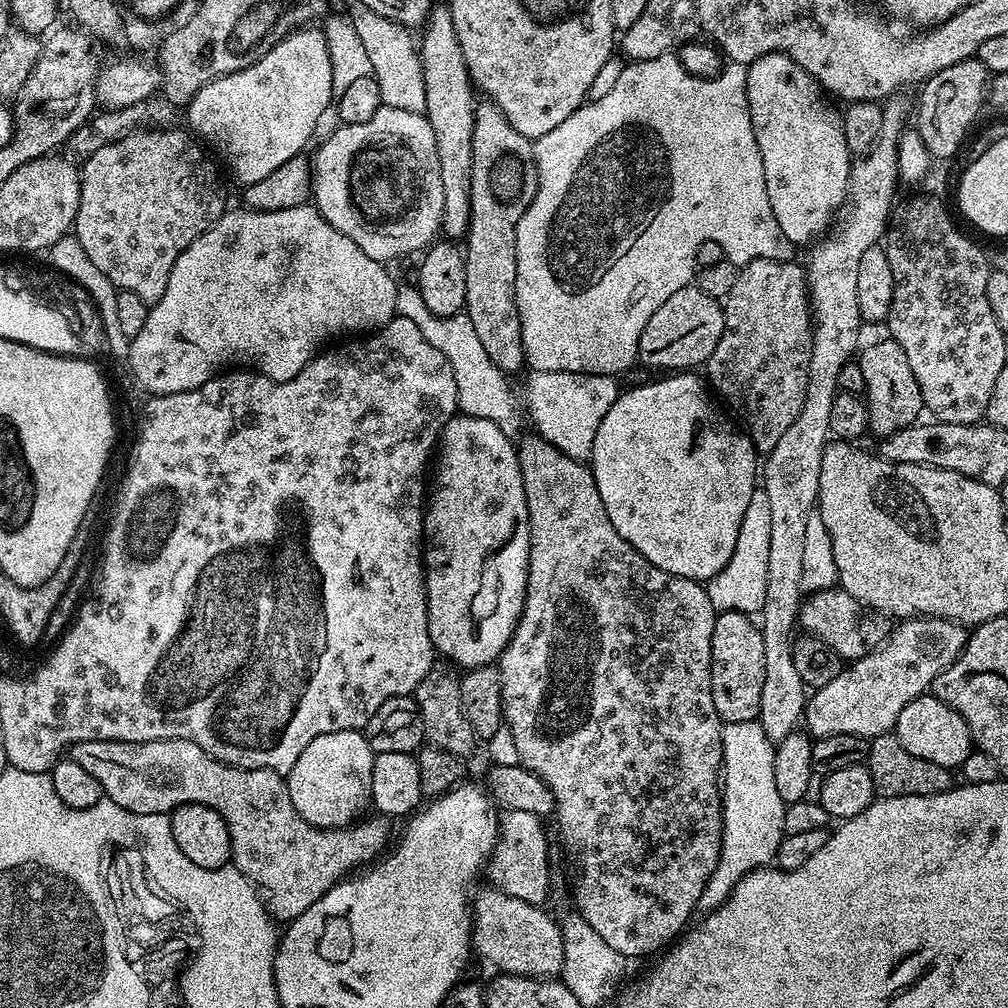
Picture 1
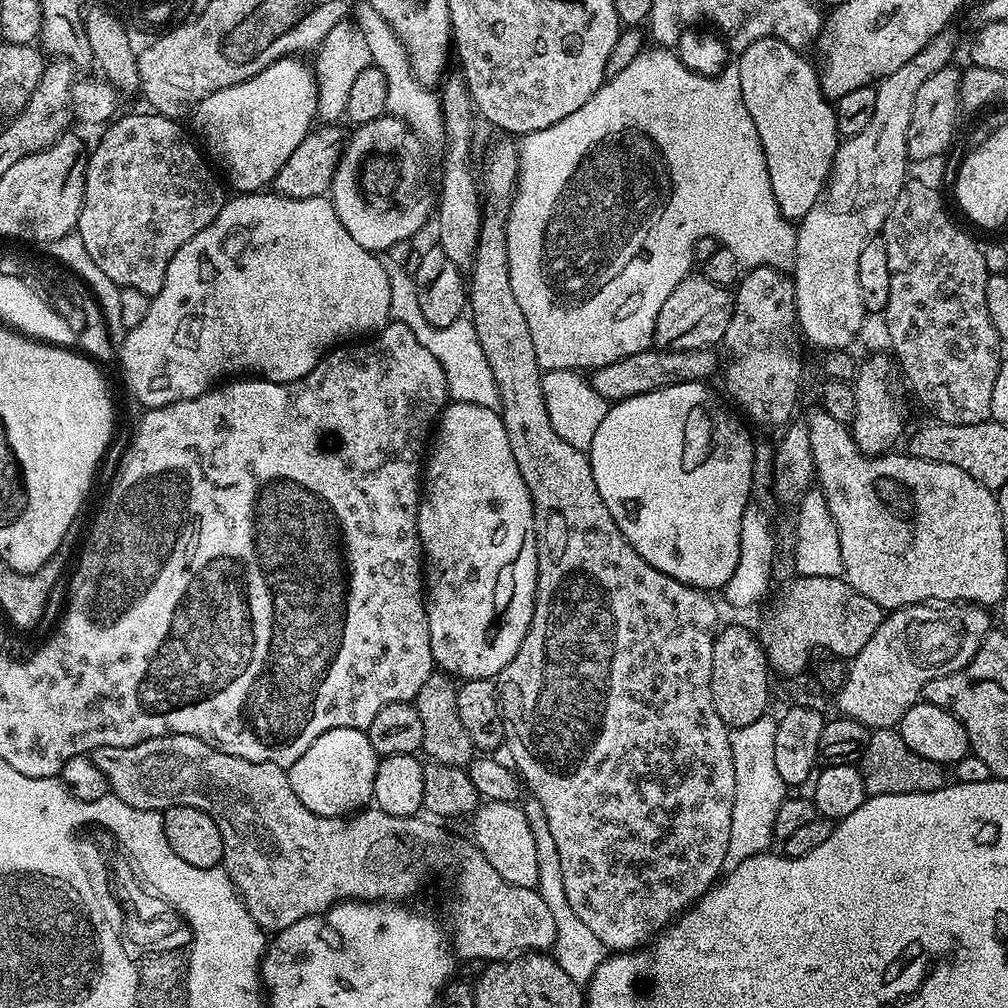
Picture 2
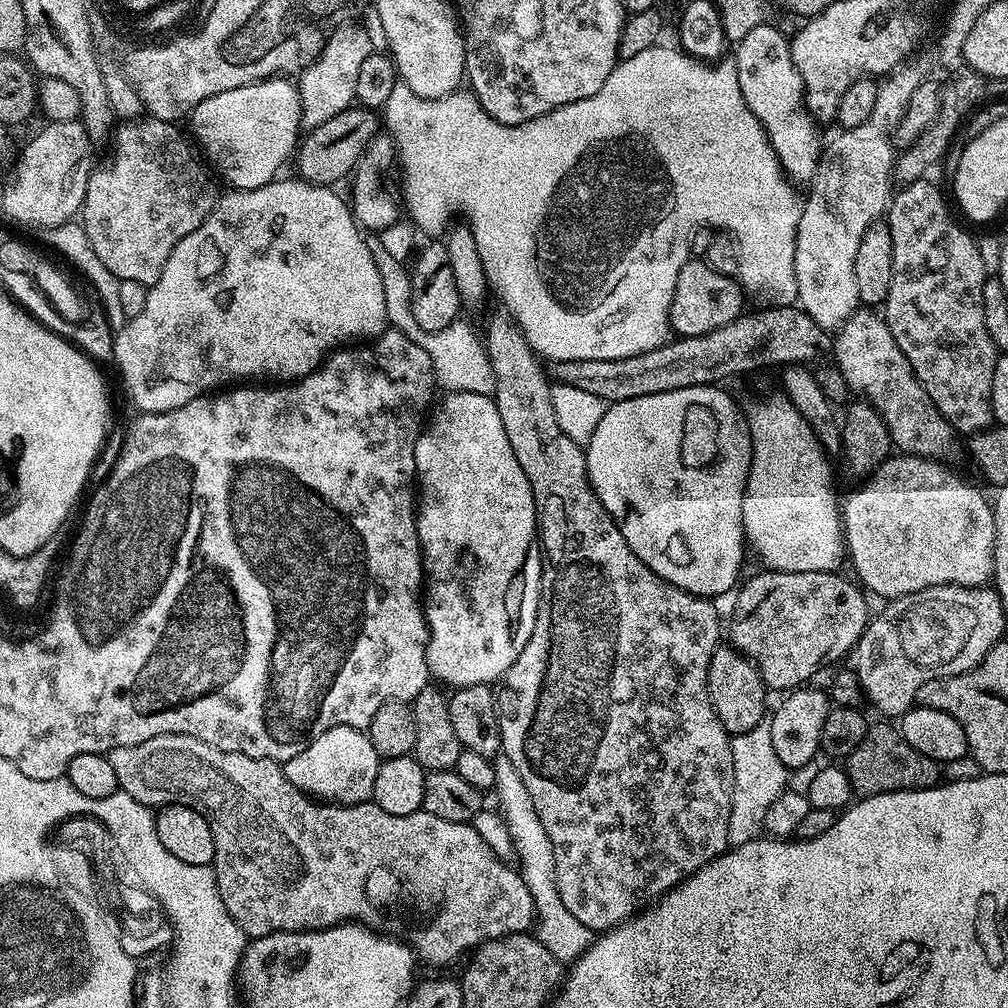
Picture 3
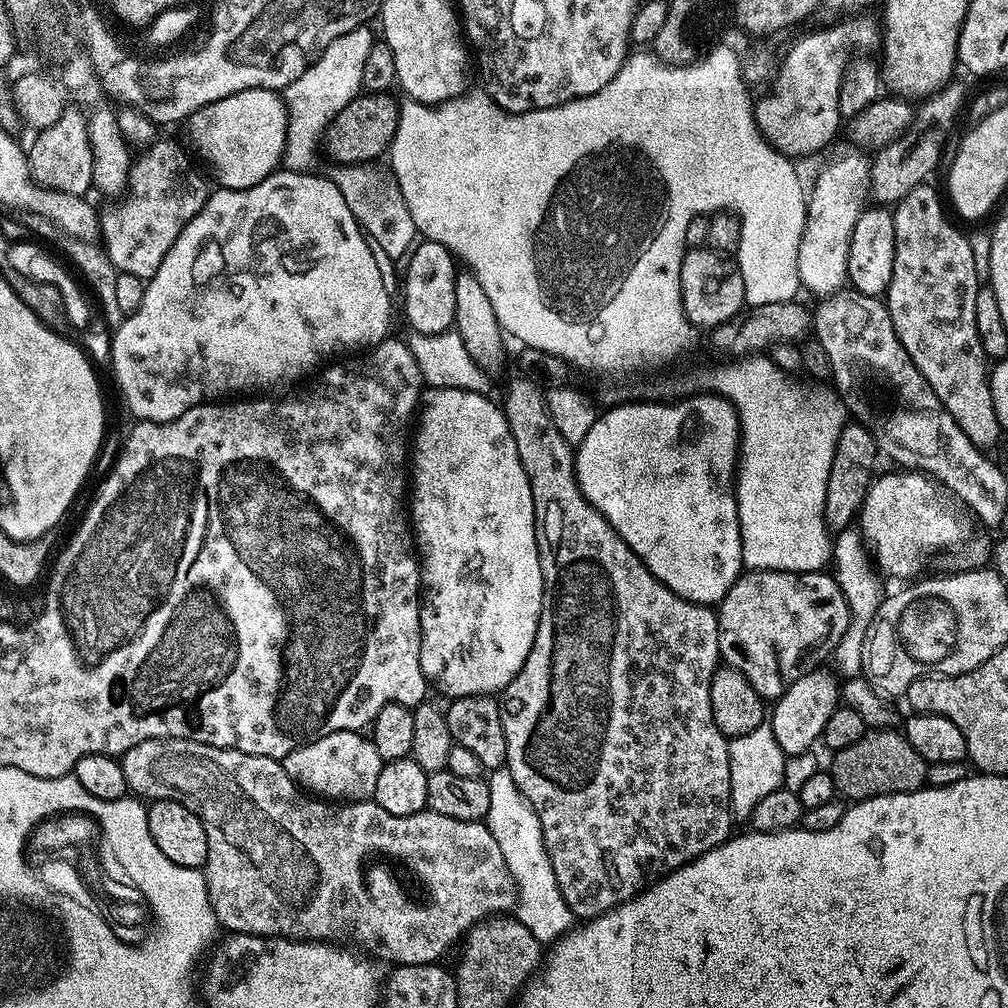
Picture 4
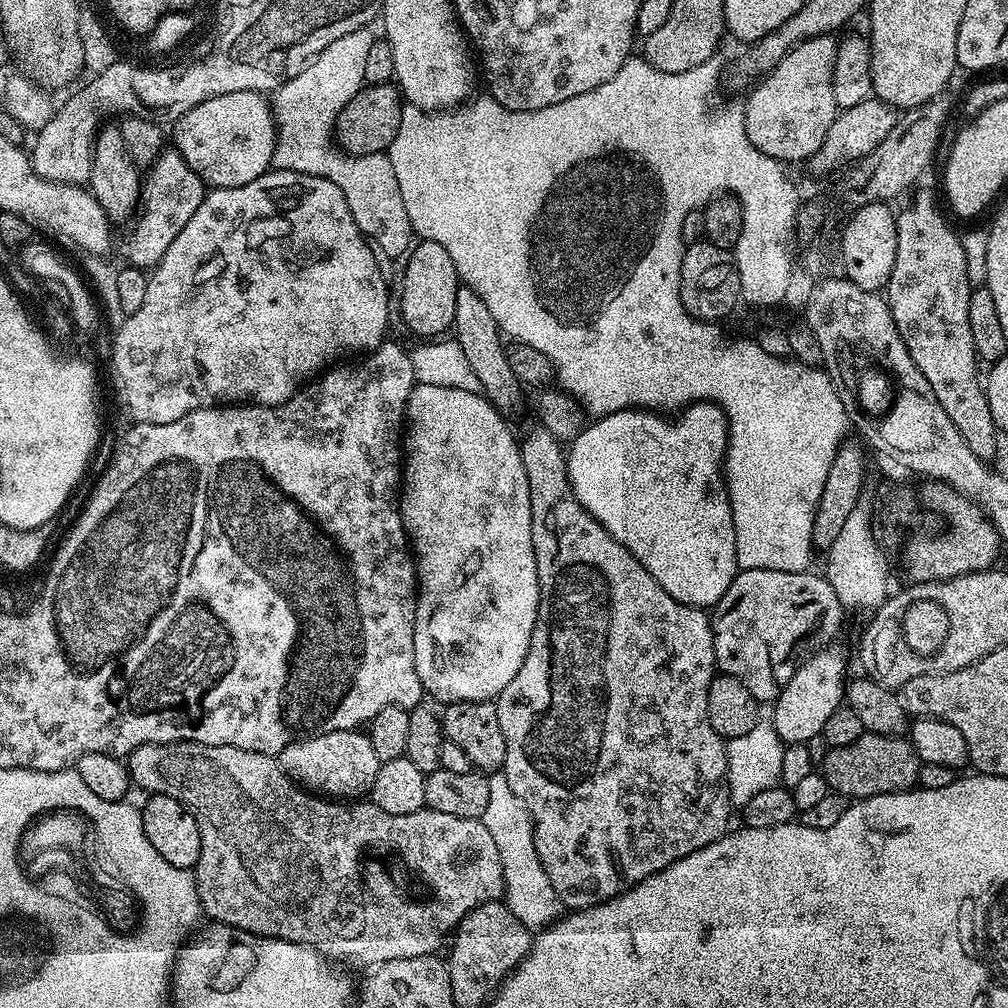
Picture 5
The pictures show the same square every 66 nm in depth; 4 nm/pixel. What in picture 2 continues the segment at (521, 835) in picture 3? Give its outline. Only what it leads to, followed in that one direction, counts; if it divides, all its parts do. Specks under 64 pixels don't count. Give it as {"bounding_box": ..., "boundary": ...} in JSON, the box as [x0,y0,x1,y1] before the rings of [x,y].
{"bounding_box":[522,798,606,984],"boundary":[[[531,798],[525,799],[522,804],[526,821],[529,822],[530,831],[534,836],[535,849],[538,854],[538,880],[536,888],[539,891],[542,902],[550,906],[550,914],[554,914],[554,926],[556,927],[555,942],[552,947],[553,959],[562,966],[566,974],[579,984],[591,981],[593,972],[598,968],[606,955],[606,949],[594,933],[586,927],[574,914],[574,909],[566,899],[566,886],[562,886],[562,861],[558,859],[558,846],[554,846],[554,838],[550,834],[550,826],[546,826],[546,814],[538,801]]]}

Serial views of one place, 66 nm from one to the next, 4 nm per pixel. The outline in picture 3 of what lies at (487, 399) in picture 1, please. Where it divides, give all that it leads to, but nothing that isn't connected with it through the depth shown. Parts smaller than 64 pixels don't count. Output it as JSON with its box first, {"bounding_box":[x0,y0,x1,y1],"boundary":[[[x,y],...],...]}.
{"bounding_box":[368,238,494,396],"boundary":[[[378,238],[368,240],[370,258],[374,258],[374,266],[378,266],[378,275],[382,277],[382,295],[386,298],[386,318],[389,325],[395,331],[406,334],[410,342],[422,346],[426,354],[430,356],[432,374],[436,383],[445,393],[469,392],[470,394],[482,394],[492,396],[494,393],[494,374],[492,364],[488,361],[488,355],[484,349],[484,341],[479,331],[475,332],[464,318],[458,318],[446,330],[422,330],[414,319],[412,309],[412,277],[405,262],[397,262],[386,251]]]}

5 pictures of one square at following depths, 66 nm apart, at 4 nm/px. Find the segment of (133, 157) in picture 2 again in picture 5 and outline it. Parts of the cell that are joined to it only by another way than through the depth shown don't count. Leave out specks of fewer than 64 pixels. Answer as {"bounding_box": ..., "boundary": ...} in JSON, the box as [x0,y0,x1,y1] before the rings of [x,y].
{"bounding_box":[118,150,206,270],"boundary":[[[165,150],[156,157],[152,165],[143,173],[140,186],[138,211],[131,221],[128,233],[119,237],[118,252],[125,265],[151,270],[160,263],[162,254],[170,250],[170,242],[182,234],[182,226],[194,218],[194,210],[202,206],[206,195],[206,185],[200,175],[175,150]]]}

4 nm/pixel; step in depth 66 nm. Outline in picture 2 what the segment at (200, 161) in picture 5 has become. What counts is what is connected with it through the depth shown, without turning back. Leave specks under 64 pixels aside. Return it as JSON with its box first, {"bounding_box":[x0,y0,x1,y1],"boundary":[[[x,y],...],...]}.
{"bounding_box":[190,60,318,193],"boundary":[[[276,60],[254,78],[210,93],[191,113],[190,120],[196,123],[206,152],[208,147],[207,155],[224,167],[227,183],[232,183],[237,193],[267,189],[286,158],[298,150],[298,142],[314,127],[318,116],[316,73],[300,60]]]}

